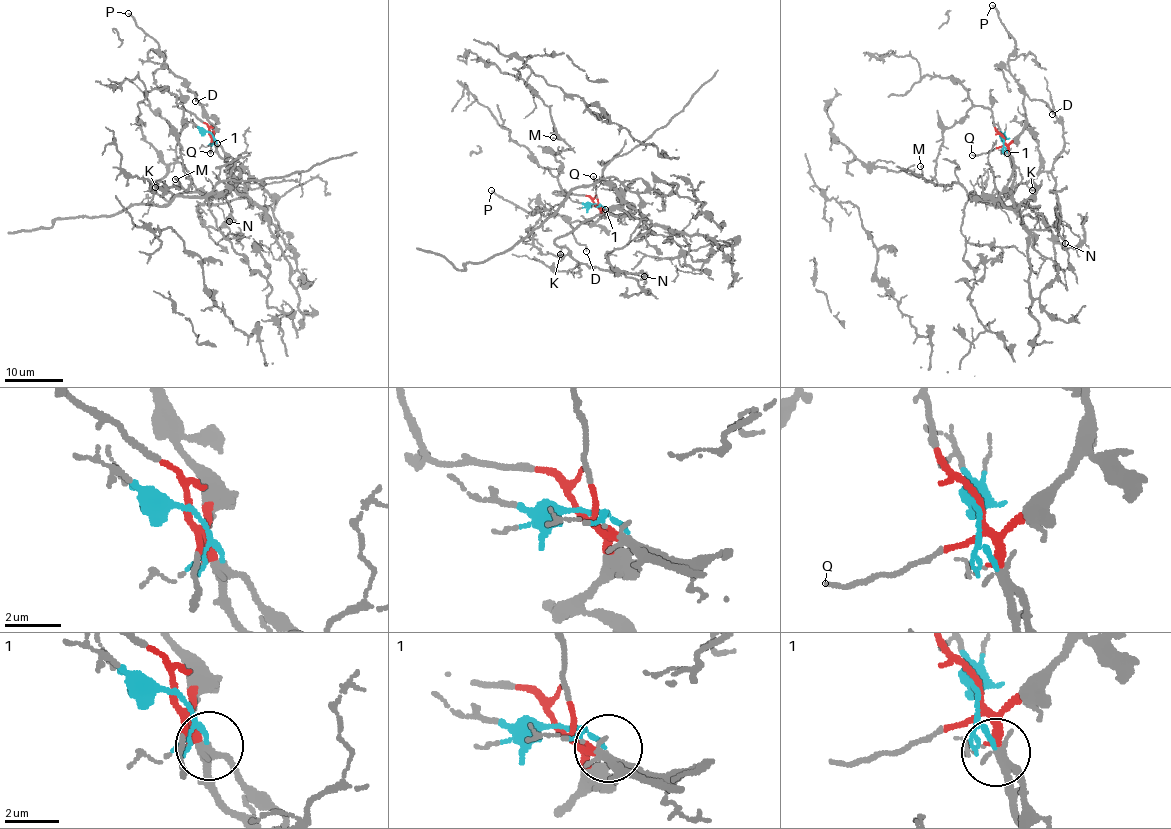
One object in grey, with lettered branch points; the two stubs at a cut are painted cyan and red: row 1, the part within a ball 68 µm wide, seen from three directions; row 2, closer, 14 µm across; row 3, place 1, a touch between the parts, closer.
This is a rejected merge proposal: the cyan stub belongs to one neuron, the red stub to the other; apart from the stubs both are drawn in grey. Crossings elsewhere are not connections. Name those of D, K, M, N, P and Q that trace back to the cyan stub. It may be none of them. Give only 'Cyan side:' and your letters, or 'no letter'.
Cyan side: K, N

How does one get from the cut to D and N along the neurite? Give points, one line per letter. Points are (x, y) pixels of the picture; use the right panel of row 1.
D: (1002, 138), (1011, 143), (1024, 125), (1025, 96), (1040, 99), (1052, 114)
N: (1002, 140), (1014, 169), (996, 201), (1020, 184), (1044, 171), (1050, 172), (1064, 243)

